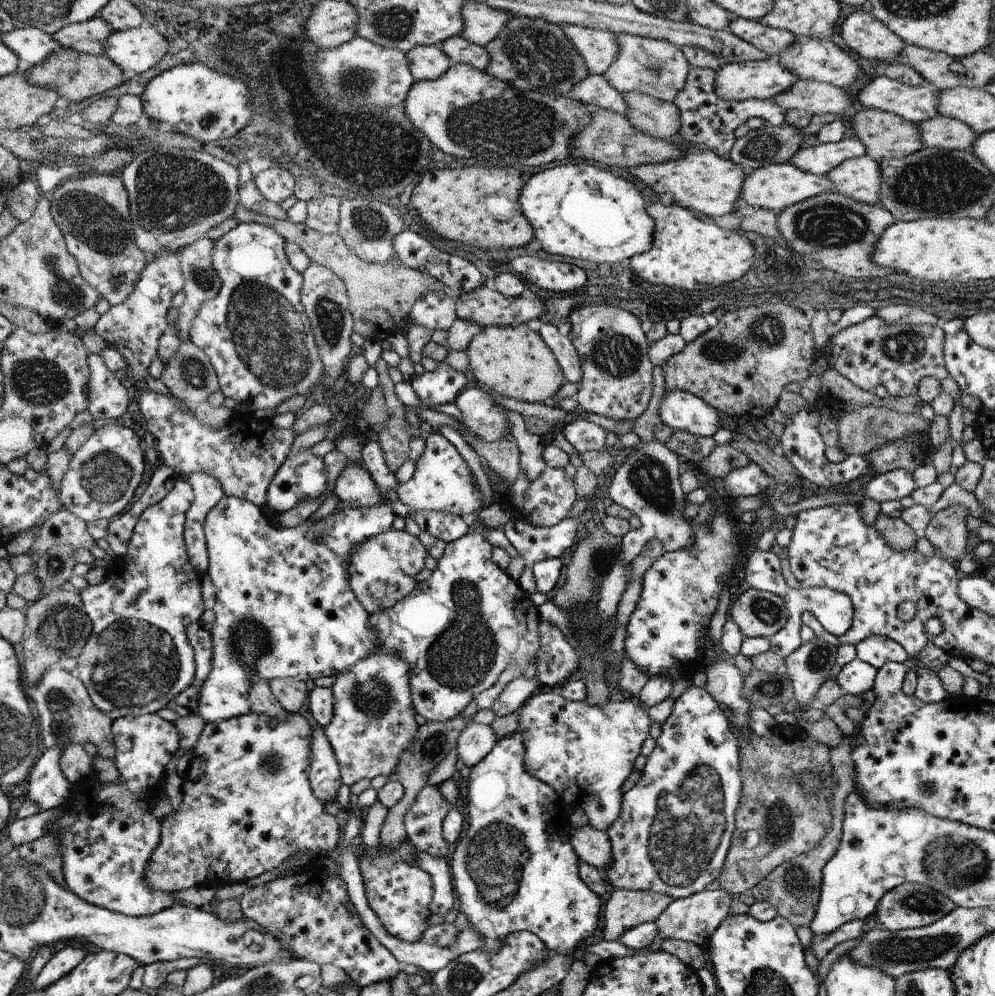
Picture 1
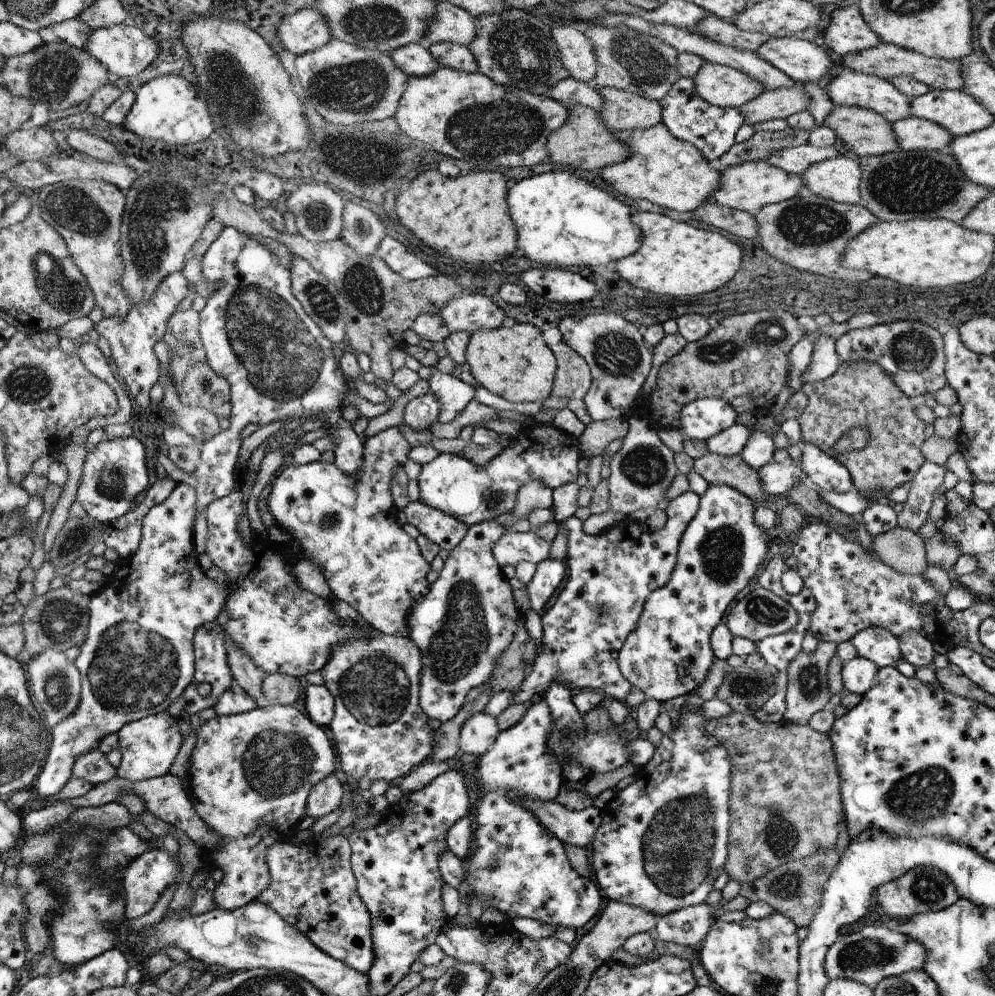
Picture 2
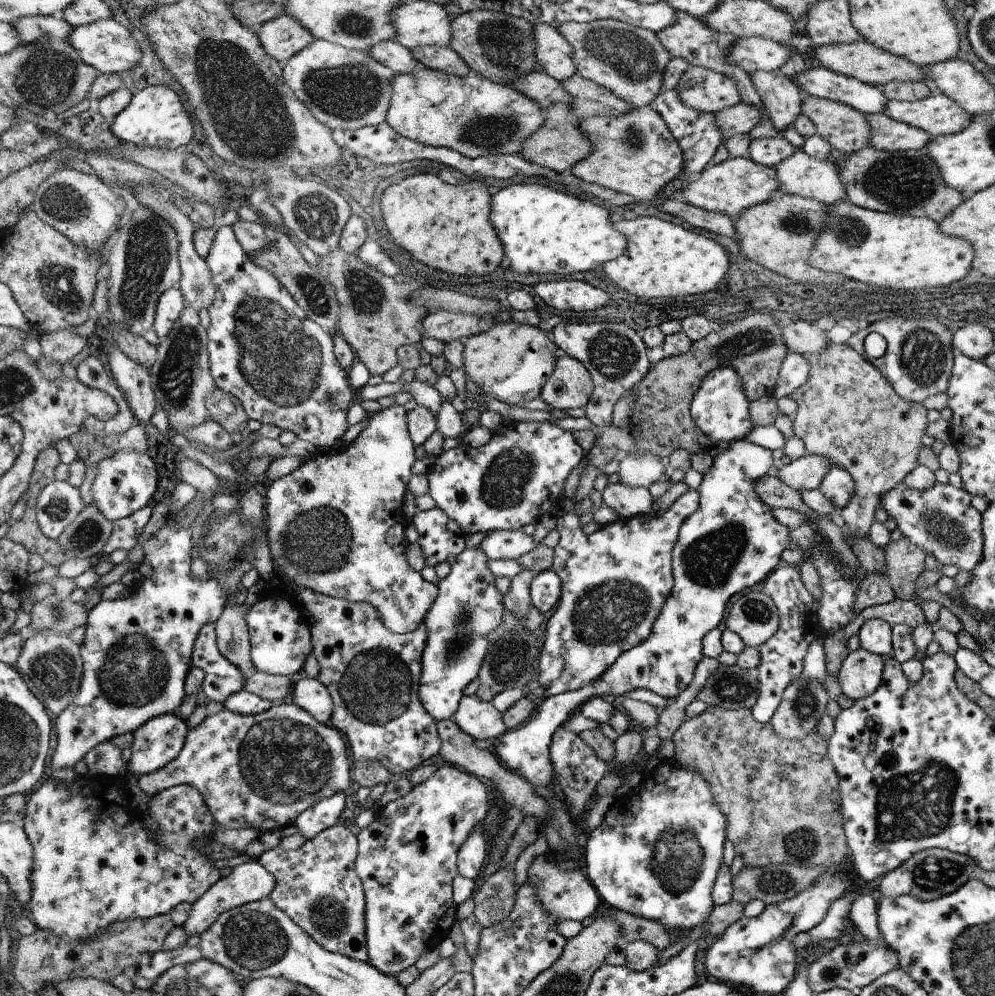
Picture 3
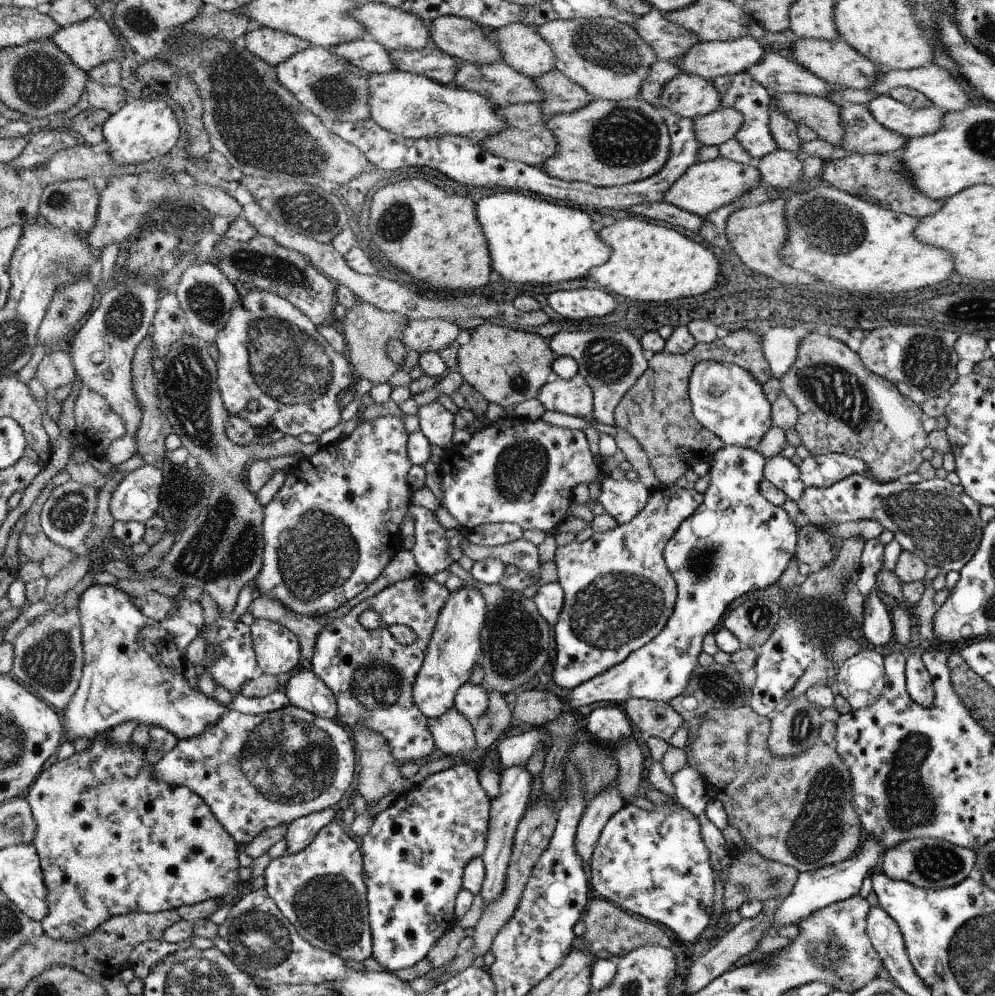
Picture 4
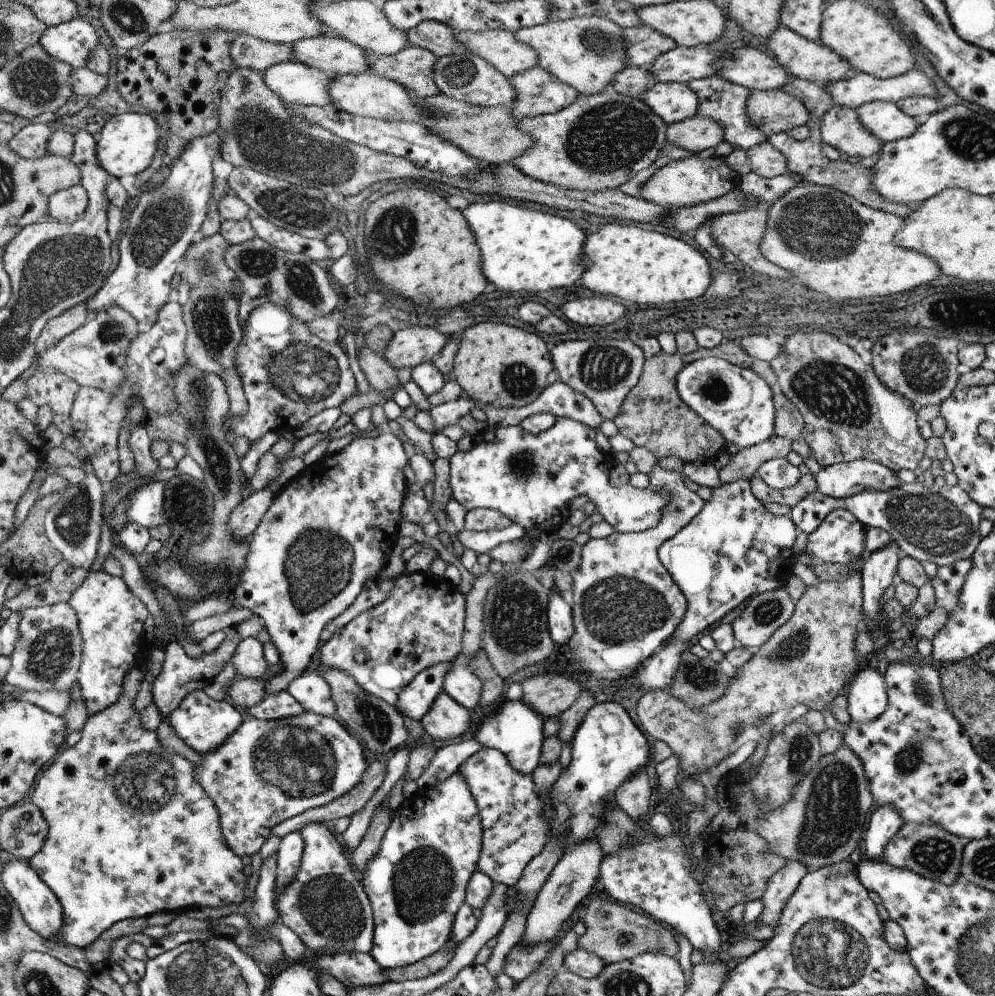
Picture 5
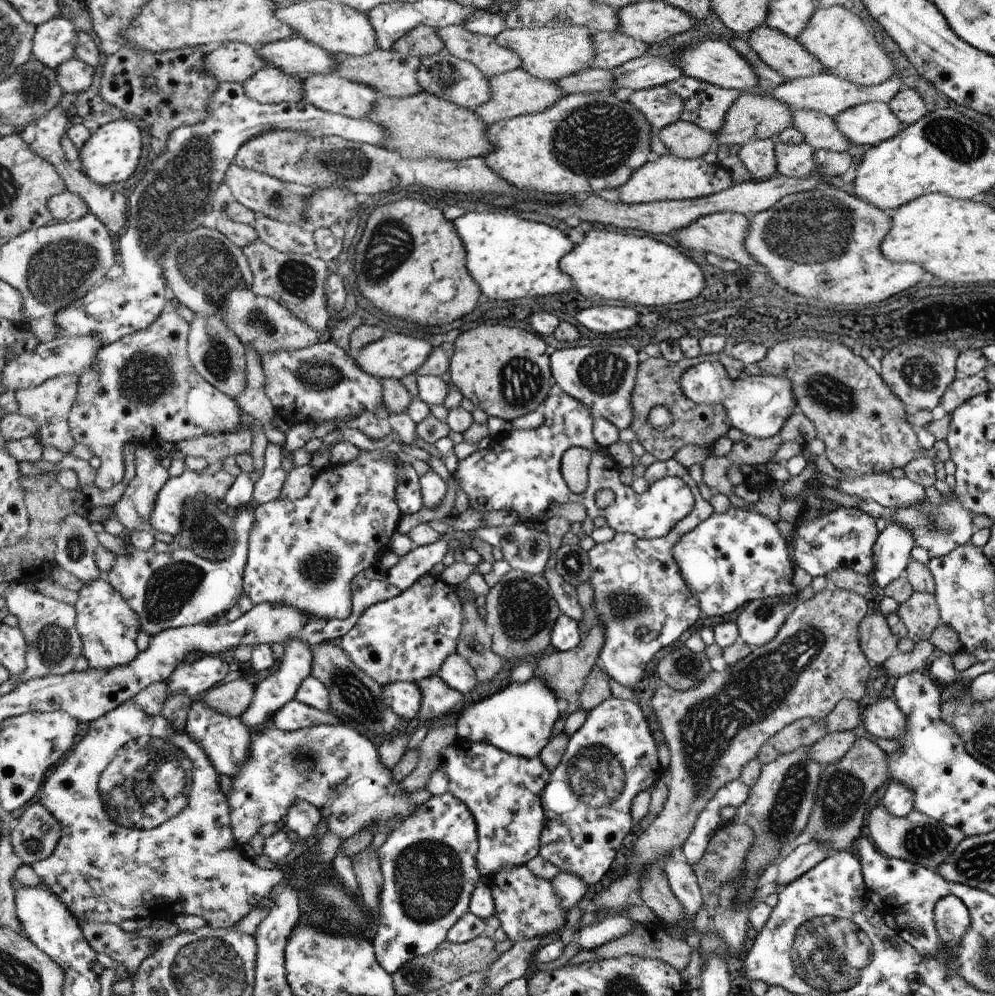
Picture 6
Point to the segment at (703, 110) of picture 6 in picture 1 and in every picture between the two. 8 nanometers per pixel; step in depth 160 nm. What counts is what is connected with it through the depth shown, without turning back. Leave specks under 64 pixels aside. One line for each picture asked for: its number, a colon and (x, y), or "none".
1: (818, 159)
2: (795, 159)
3: (769, 152)
4: (739, 91)
5: (723, 102)

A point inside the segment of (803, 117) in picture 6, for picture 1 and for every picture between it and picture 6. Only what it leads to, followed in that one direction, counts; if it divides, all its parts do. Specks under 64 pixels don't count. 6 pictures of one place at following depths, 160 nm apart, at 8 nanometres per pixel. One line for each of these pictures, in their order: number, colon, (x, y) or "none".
1: (945, 133)
2: (912, 133)
3: (886, 134)
4: (864, 134)
5: (840, 127)

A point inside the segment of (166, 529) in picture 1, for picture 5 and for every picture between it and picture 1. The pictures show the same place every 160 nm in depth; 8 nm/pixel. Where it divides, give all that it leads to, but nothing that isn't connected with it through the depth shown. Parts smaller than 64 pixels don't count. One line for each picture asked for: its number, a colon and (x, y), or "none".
2: (137, 658)
3: (138, 649)
4: (135, 672)
5: (112, 618)

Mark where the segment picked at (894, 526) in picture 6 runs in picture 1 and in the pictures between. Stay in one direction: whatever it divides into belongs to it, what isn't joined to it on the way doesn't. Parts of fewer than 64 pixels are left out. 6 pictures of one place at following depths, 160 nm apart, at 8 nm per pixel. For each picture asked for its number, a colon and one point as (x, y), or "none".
1: (876, 650)
2: (879, 645)
3: (875, 636)
4: (877, 626)
5: (877, 572)

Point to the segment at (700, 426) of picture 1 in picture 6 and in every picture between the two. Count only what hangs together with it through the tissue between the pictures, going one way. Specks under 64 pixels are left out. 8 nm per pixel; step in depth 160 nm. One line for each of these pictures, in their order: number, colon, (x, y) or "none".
2: (701, 419)
3: (720, 408)
4: (726, 399)
5: (737, 402)
6: (758, 405)

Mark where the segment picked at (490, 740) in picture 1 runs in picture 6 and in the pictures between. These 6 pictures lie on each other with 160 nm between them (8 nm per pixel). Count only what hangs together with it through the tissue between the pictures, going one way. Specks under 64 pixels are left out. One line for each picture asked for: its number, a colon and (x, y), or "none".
2: (479, 731)
3: (480, 720)
4: (472, 700)
5: (460, 683)
6: (456, 671)

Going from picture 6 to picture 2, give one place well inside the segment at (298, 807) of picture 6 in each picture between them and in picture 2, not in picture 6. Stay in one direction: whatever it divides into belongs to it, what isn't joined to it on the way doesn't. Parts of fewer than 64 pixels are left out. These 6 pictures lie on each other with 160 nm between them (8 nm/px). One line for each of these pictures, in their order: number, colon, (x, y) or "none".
2: (313, 887)
3: (317, 887)
4: (321, 890)
5: (326, 905)

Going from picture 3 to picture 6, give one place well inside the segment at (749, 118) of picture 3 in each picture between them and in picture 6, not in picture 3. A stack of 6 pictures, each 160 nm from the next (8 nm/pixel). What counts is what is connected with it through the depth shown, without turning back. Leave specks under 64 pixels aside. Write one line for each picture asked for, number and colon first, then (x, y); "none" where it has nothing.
4: (713, 129)
5: (694, 134)
6: (684, 139)

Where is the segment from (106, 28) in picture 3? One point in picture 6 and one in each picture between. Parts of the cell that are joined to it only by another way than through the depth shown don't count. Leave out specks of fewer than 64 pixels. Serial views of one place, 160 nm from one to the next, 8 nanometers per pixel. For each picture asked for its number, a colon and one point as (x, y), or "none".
4: (88, 43)
5: (72, 42)
6: (54, 42)

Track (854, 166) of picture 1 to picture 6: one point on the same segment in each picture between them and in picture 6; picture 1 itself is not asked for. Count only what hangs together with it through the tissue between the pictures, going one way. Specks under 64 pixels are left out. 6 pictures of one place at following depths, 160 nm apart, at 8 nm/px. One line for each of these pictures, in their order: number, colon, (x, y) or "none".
2: (837, 178)
3: (798, 174)
4: (782, 169)
5: (766, 160)
6: (758, 156)

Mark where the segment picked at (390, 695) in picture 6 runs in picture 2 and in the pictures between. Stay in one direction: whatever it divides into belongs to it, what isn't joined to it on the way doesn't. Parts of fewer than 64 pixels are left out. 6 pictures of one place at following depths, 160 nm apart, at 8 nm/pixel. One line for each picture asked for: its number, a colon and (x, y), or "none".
2: (468, 618)
3: (468, 606)
4: (455, 647)
5: (415, 701)

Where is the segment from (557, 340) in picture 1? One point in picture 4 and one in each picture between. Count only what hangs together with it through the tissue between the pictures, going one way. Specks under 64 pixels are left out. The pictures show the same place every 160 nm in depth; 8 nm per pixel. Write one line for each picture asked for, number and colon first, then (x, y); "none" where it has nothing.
2: (573, 378)
3: (570, 386)
4: (573, 396)

